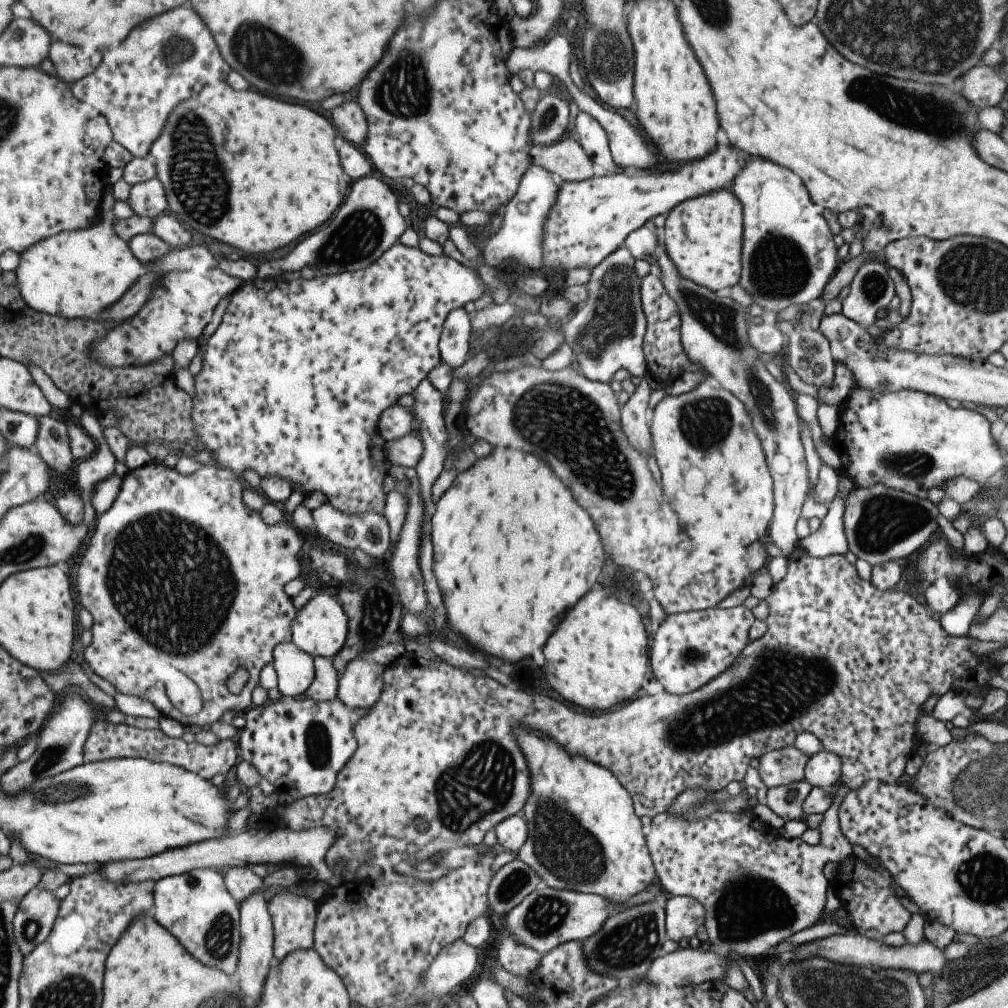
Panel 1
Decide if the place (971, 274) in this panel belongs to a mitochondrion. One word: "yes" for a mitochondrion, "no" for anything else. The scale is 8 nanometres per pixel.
yes

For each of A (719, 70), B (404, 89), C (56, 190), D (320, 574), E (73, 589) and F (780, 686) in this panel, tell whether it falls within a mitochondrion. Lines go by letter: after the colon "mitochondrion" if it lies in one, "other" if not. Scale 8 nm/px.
A: other
B: mitochondrion
C: other
D: other
E: other
F: mitochondrion

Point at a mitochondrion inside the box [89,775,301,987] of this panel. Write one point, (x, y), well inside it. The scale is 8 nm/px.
(218, 937)

